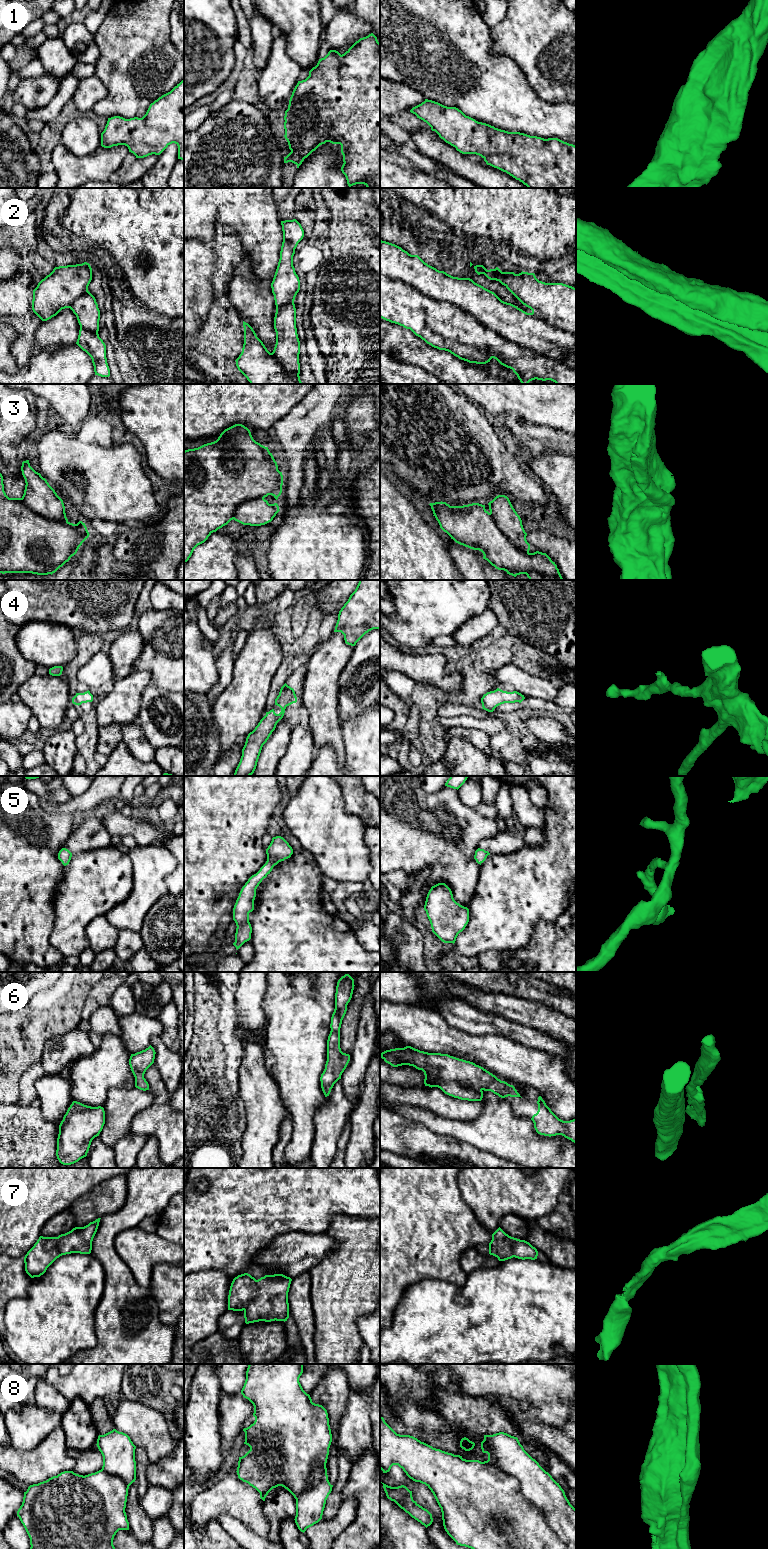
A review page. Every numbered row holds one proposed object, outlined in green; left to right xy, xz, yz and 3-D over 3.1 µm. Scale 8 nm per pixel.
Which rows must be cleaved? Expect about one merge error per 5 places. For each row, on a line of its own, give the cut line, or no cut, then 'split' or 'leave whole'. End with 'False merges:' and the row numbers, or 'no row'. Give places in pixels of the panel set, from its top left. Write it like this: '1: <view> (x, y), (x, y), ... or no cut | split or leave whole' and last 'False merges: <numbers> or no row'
1: no cut | leave whole
2: yz (380, 271), (433, 299), (456, 305), (503, 337), (575, 370) | split
3: no cut | leave whole
4: no cut | leave whole
5: no cut | leave whole
6: no cut | leave whole
7: no cut | leave whole
8: yz (482, 1462), (512, 1475), (520, 1493), (540, 1510), (568, 1548) | split
False merges: 2, 8

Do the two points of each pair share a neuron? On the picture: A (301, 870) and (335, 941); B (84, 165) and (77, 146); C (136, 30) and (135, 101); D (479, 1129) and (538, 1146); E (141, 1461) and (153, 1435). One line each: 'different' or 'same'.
A: same
B: different
C: same
D: same
E: different

